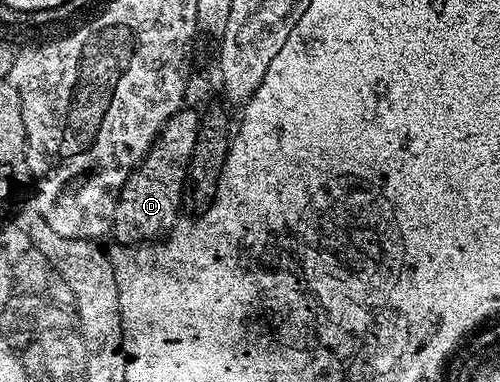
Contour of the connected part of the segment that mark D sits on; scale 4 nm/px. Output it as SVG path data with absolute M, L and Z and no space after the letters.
M182 109L170 117L169 123L161 130L153 148L145 160L133 170L129 180L117 199L117 212L113 218L112 234L117 235L121 245L148 245L177 226L183 211L185 178L191 165L191 153L195 153L195 141L199 137L202 116L190 109Z

